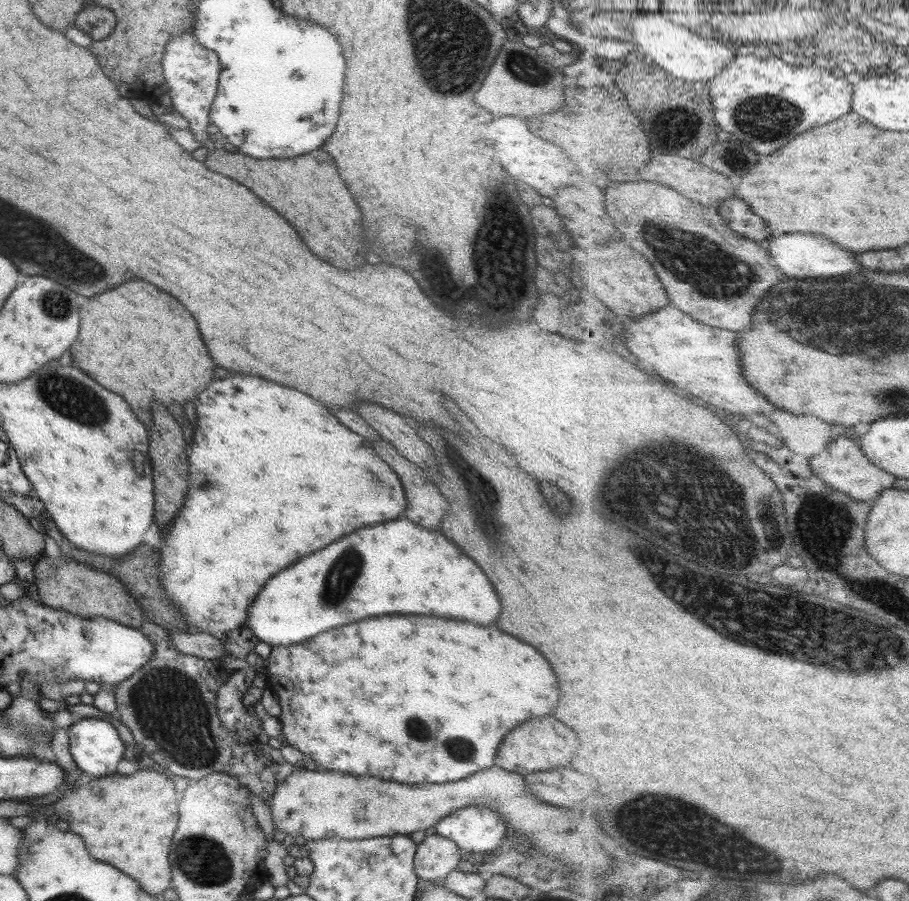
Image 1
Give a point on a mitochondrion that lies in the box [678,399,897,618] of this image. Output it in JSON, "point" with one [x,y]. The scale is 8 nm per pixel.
{"point":[827,513]}

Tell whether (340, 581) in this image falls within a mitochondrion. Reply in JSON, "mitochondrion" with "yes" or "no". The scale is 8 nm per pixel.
{"mitochondrion":"yes"}

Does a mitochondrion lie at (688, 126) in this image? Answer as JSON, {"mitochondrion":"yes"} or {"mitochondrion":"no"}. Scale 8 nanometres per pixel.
{"mitochondrion":"no"}

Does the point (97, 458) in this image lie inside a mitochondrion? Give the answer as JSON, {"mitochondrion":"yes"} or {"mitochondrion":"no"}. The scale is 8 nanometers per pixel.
{"mitochondrion":"no"}

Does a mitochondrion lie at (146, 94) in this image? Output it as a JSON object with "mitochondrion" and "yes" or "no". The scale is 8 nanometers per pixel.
{"mitochondrion":"no"}

